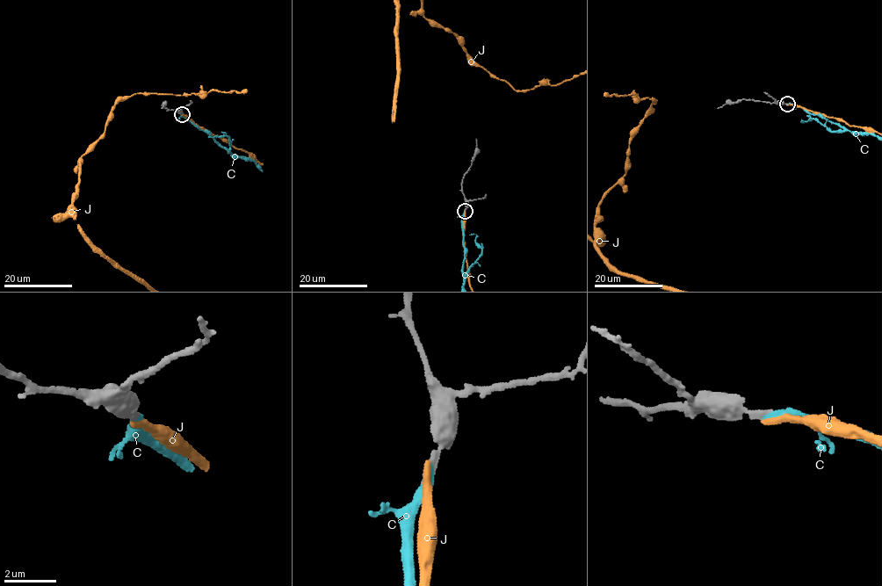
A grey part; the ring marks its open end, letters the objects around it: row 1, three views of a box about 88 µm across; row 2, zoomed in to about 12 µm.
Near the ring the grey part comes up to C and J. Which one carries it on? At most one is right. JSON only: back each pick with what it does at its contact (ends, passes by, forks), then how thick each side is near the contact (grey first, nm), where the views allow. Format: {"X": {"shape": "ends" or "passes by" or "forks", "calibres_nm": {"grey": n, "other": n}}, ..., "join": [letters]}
{"C": {"shape": "ends", "calibres_nm": {"grey": 220, "other": 280}}, "join": ["C"]}

